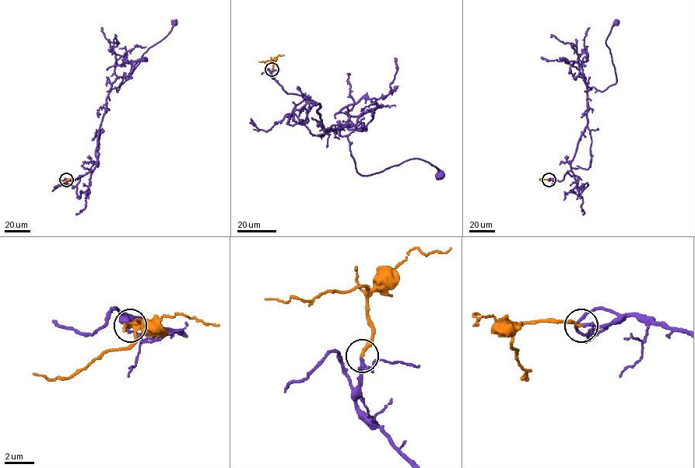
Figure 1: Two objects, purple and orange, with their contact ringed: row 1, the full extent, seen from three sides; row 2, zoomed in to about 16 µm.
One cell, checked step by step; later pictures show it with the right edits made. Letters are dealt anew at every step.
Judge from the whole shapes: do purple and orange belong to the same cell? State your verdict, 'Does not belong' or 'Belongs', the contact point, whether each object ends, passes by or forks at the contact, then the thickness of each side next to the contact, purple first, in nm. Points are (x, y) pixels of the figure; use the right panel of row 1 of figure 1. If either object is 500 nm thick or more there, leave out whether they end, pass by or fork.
Belongs. Place: (549, 179). At the ring purple passes by. At the ring orange ends. Thickness 180 nm (purple) against 220 nm

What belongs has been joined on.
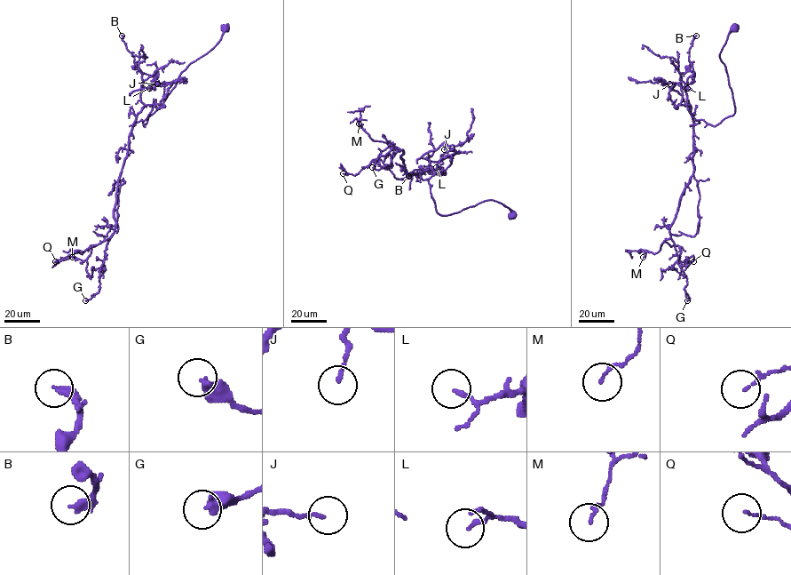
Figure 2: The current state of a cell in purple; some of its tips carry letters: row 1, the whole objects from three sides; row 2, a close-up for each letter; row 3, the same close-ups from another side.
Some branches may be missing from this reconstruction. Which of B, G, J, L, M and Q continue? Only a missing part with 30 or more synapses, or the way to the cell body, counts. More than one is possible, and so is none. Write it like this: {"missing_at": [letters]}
{"missing_at": []}

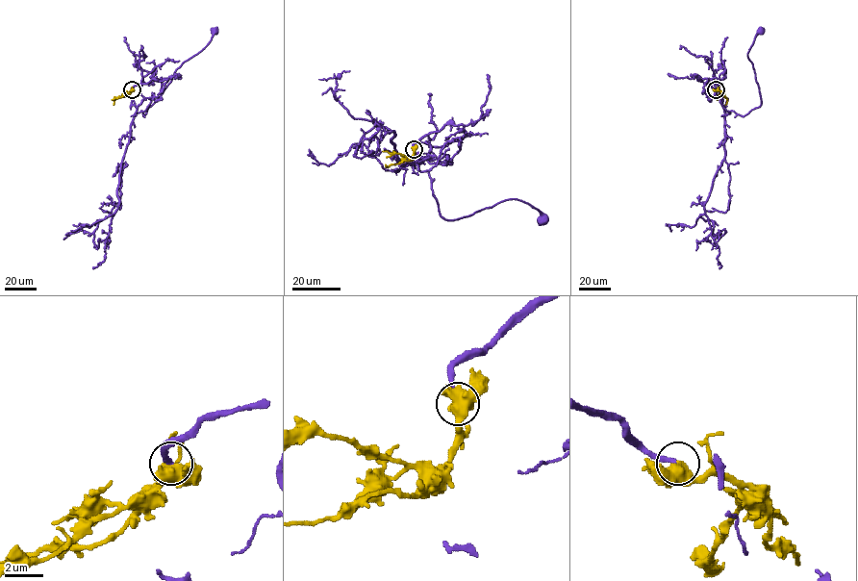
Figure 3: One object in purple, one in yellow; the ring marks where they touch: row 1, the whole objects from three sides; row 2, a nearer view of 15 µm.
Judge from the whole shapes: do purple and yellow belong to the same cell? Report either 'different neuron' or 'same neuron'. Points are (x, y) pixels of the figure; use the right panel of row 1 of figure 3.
same neuron

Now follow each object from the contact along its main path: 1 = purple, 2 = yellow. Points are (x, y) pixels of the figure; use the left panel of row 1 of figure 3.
1: (131, 89), (164, 78), (161, 99), (145, 98), (138, 106), (135, 113), (143, 116), (214, 31)
2: (131, 89), (125, 96), (115, 98), (113, 104)

